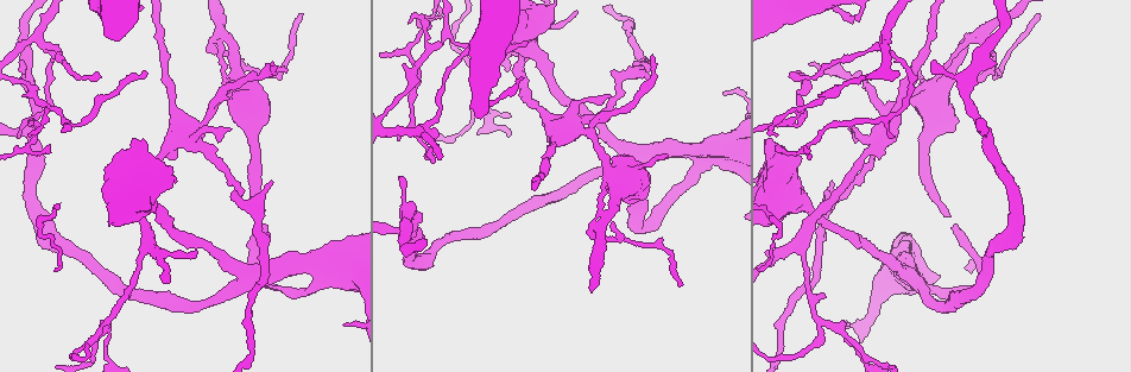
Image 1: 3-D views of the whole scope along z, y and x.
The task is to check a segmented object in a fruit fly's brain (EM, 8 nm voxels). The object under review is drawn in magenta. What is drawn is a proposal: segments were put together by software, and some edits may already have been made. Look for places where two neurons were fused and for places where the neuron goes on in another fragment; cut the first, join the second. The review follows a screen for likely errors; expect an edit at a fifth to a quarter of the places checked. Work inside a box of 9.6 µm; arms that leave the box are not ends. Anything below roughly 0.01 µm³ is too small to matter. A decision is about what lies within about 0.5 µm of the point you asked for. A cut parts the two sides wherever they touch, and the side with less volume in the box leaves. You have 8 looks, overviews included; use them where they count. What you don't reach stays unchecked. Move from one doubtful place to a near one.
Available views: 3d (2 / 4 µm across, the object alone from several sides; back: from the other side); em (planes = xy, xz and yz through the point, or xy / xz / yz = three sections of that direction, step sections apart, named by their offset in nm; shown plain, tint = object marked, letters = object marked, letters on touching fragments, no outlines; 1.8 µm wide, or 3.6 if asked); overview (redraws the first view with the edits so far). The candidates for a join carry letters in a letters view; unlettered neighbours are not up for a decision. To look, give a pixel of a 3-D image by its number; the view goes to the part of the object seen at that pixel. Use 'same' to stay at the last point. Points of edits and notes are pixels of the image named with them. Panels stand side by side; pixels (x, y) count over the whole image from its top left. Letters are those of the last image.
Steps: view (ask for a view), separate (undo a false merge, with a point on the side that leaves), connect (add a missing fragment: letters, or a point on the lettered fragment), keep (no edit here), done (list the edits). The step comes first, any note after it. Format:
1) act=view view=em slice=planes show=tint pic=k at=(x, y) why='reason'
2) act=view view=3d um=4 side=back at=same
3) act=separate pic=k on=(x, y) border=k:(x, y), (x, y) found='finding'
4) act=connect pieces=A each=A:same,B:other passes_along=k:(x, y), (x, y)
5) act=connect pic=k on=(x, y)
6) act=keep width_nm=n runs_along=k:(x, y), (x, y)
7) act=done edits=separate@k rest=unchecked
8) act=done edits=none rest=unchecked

act=view view=3d um=4 pic=1 at=(231, 128) why='branch stops here'

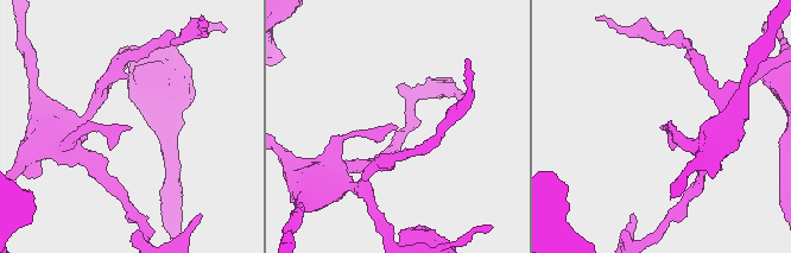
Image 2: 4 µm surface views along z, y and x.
act=view view=em slice=xz step=4 show=letters pic=2 at=(129, 127)

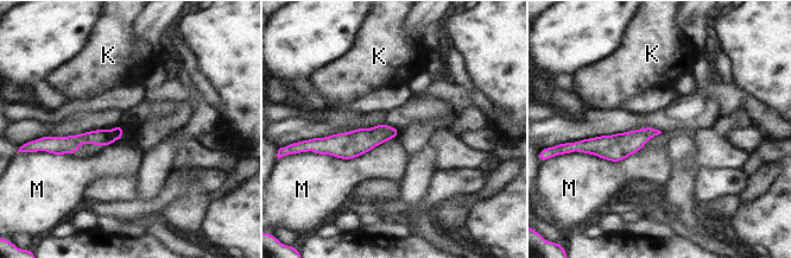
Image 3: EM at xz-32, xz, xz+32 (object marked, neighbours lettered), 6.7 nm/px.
act=view view=em slice=planes show=letters at=same why='cut it another way'

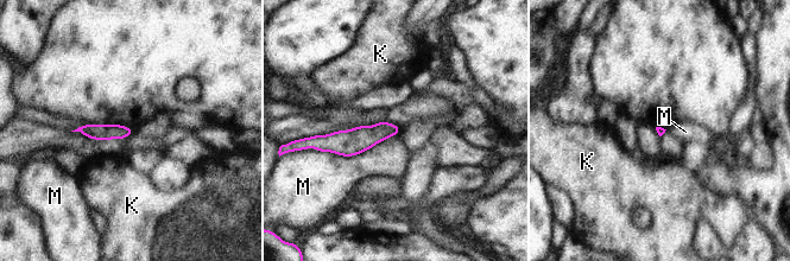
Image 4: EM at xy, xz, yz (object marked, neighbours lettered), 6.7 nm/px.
act=keep each=K:other,M:other border=4:(391, 137), (353, 156), (315, 150) found='no lettered fragment goes on from it'

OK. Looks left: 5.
act=view view=em um=3.6 slice=planes show=letters pic=1 at=(612, 169) why='sudden change in width'

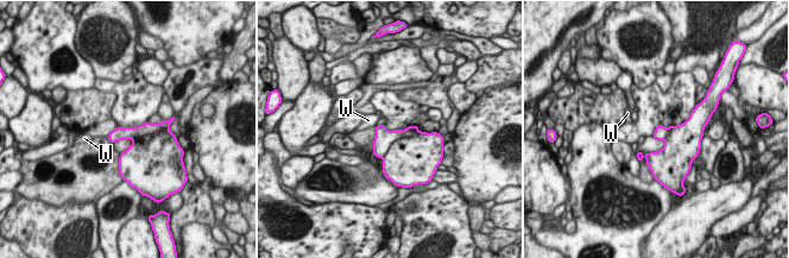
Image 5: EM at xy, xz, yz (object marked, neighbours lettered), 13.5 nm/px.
act=separate pic=5 on=(384, 138) each=W:other border=5:(420, 131), (396, 139), (382, 157) found='a second neuron is stuck on'

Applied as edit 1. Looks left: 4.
act=view view=overview why='see it whole again'

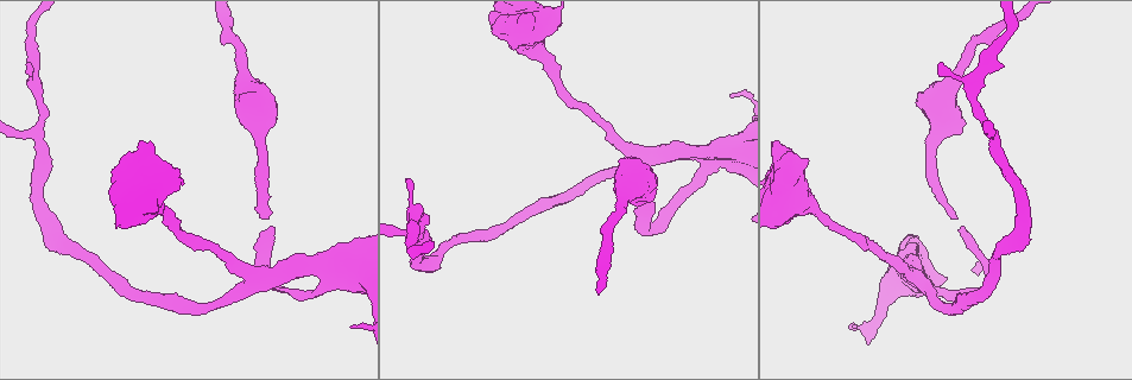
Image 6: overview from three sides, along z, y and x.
act=view view=3d um=2 pic=6 at=(955, 217) why='end of a long branch'

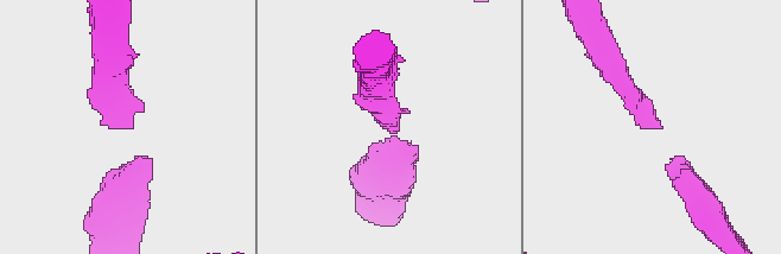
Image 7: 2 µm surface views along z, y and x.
act=view view=em slice=planes show=letters pic=7 at=(374, 119) why='now the EM'

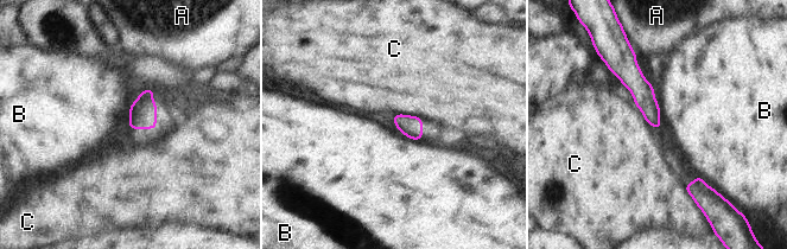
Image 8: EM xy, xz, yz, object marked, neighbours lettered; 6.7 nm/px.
act=keep each=A:other,B:other,C:other runs_along=8:(623, 64), (642, 90), (658, 125) found='no lettered fragment goes on from it'

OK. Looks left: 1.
act=done edits=separate@5 rest=unchecked

